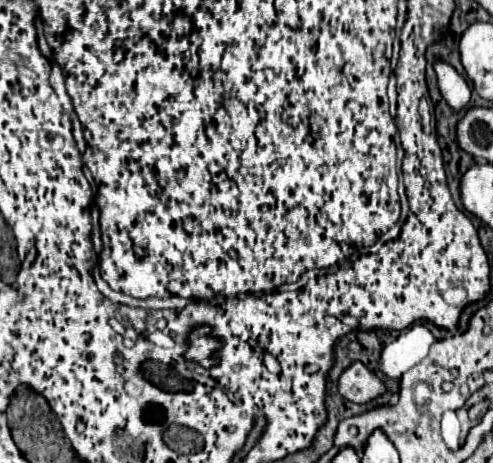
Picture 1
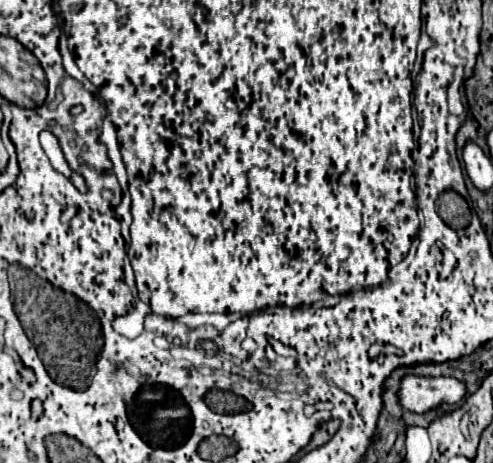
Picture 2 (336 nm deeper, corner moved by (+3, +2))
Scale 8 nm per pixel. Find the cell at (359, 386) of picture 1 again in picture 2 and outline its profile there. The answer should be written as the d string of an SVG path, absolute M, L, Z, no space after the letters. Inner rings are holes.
M404 375L398 387L400 405L414 413L426 413L440 403L458 403L464 395L464 383L454 377Z

